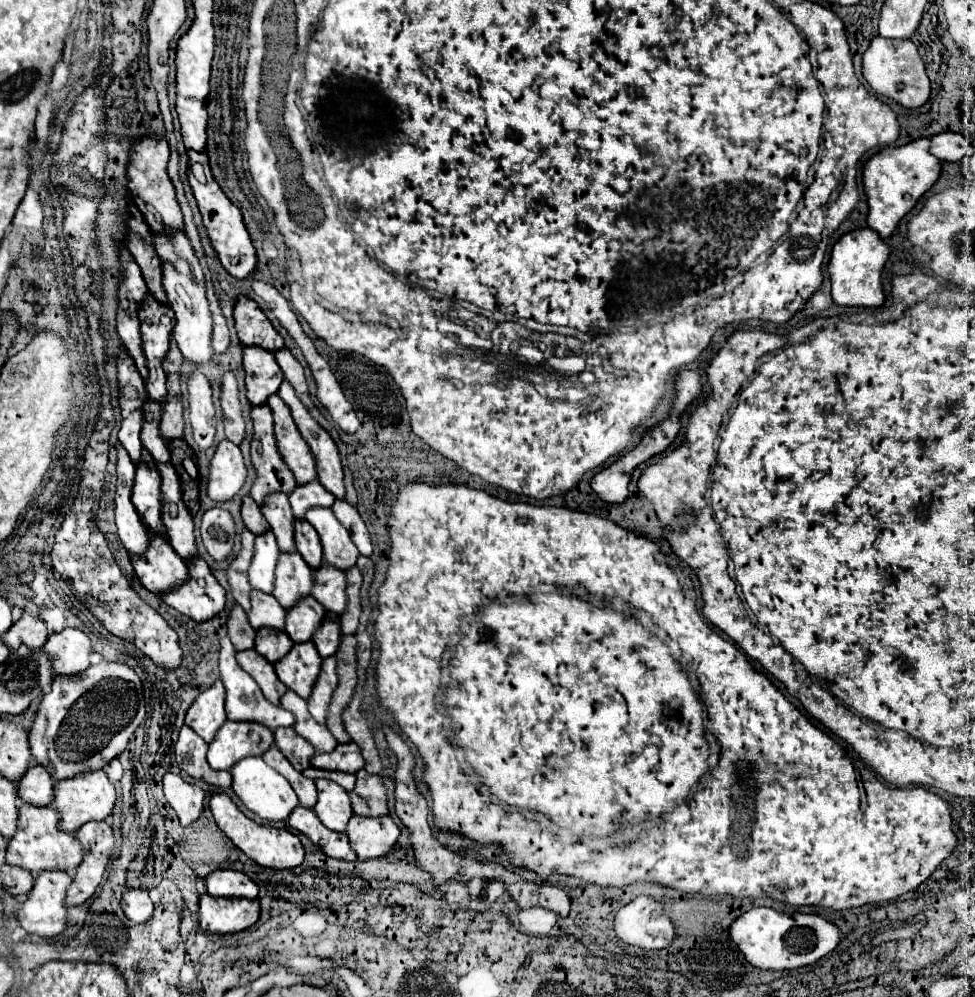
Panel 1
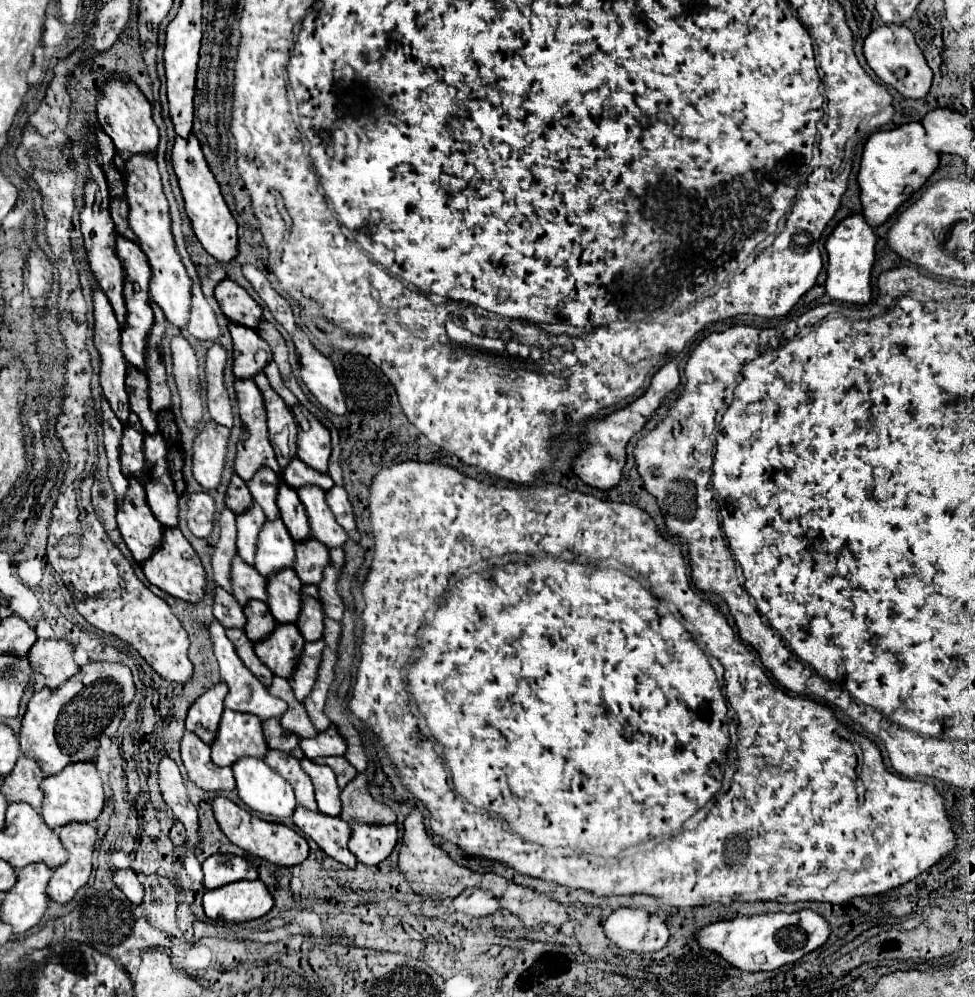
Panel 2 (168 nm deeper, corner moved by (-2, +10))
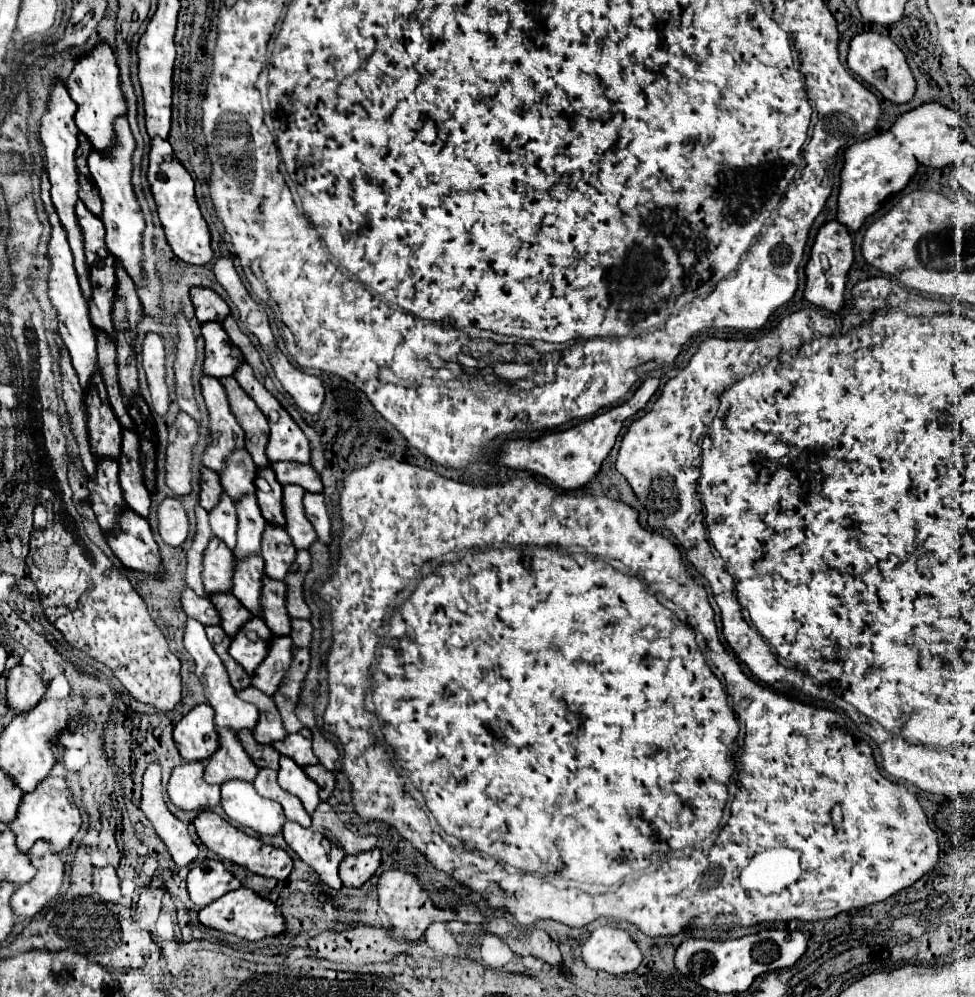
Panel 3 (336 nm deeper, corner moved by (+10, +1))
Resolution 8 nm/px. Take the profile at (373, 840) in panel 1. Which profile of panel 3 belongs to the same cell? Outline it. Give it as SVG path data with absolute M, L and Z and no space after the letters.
M380 849L344 857L340 865L340 879L346 887L362 887L380 867Z

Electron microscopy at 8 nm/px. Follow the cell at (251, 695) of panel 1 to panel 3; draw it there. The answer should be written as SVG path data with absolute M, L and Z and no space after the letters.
M188 619L186 621L186 629L184 629L184 647L186 651L192 655L194 663L196 663L196 673L200 671L200 681L204 685L204 695L208 699L208 705L216 711L216 727L228 727L232 731L240 731L240 729L254 729L254 725L258 723L258 709L250 703L244 703L242 699L236 697L236 691L230 685L230 679L226 677L226 669L220 661L220 657L214 653L212 643L206 637L204 625Z

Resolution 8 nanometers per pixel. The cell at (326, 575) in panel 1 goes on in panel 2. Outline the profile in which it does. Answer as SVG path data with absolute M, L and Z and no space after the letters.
M310 538L306 544L296 544L298 548L298 564L294 566L294 572L298 572L298 578L304 584L320 584L324 568L330 562L330 552L324 544L318 544L318 540Z

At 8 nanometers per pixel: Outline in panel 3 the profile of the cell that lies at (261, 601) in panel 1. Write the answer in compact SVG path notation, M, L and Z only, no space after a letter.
M212 537L202 559L202 583L206 593L230 591L230 575L234 571L234 555L222 539Z

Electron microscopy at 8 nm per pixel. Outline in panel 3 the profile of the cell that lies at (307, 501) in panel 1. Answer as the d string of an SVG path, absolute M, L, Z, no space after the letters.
M278 461L278 463L272 463L272 469L276 471L276 477L282 485L288 485L288 483L290 485L302 485L310 493L322 493L320 475L312 469L312 465Z

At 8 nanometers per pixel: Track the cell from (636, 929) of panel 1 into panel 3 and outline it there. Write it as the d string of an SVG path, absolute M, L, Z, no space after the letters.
M604 925L592 931L582 945L582 961L594 971L622 975L642 963L642 951L626 931Z

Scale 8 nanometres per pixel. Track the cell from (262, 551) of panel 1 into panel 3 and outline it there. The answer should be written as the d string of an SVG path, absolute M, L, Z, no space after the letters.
M222 493L220 503L208 513L210 517L210 527L216 537L220 537L230 549L236 545L236 529L238 529L238 519L236 519L236 509L234 501Z

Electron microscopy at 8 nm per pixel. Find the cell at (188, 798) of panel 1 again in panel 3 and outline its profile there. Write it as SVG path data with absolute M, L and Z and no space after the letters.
M152 763L148 765L144 773L144 787L142 787L142 811L156 829L156 835L164 841L168 847L168 853L172 861L180 867L190 865L196 855L198 847L188 835L188 829L182 821L178 821L166 807L162 797L162 785L160 785L160 765Z

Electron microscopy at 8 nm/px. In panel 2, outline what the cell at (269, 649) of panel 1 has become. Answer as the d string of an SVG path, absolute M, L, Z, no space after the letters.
M254 600L254 604L246 604L244 612L246 612L246 618L248 618L244 632L252 642L260 642L274 632L276 620L270 614L270 608L266 604Z

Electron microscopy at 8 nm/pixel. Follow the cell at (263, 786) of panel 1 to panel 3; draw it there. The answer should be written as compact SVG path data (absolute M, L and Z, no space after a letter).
M226 781L220 805L230 821L250 827L260 835L278 835L286 823L282 805L260 797L254 785L246 781Z

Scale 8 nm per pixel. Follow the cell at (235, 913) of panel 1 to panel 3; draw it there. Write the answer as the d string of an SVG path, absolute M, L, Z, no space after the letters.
M246 887L230 891L224 897L220 897L218 901L200 909L198 917L200 917L202 925L206 925L210 929L218 929L222 933L232 933L246 941L260 941L264 937L272 937L272 935L280 935L280 933L288 931L284 915L278 911L278 907L272 901L262 899L252 889L246 889Z

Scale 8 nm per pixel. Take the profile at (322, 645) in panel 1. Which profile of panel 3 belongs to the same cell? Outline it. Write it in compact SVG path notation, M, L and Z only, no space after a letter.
M268 575L262 577L262 619L274 635L290 633L290 615L286 613L286 585L282 581L274 581Z

